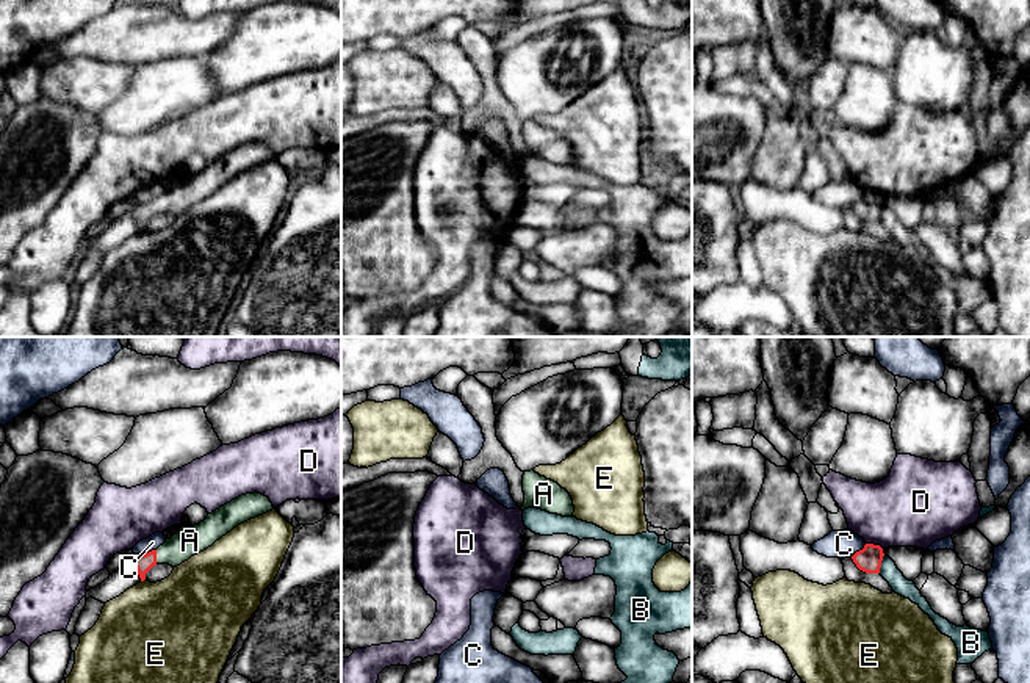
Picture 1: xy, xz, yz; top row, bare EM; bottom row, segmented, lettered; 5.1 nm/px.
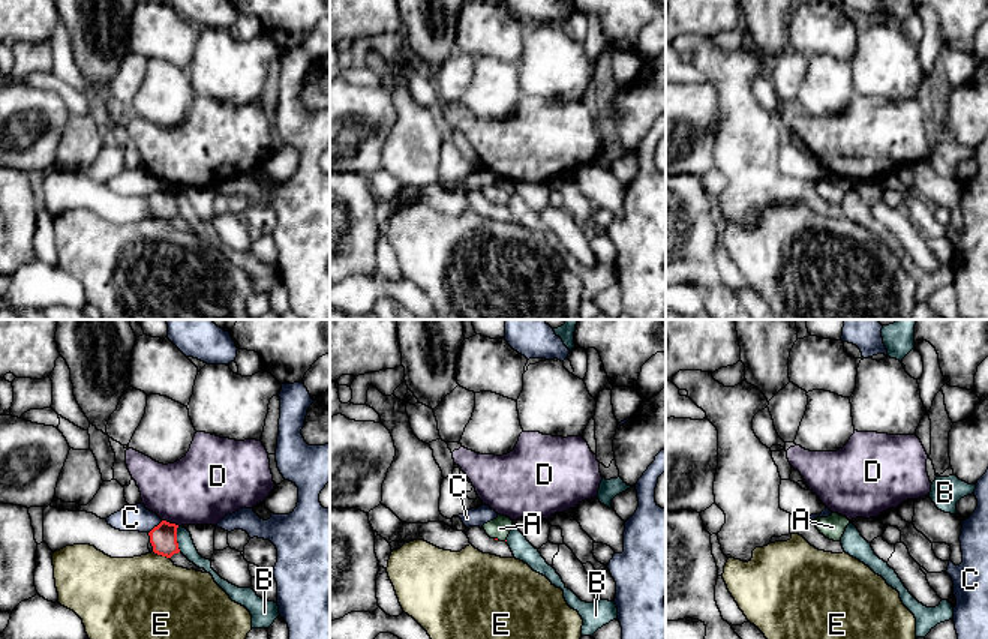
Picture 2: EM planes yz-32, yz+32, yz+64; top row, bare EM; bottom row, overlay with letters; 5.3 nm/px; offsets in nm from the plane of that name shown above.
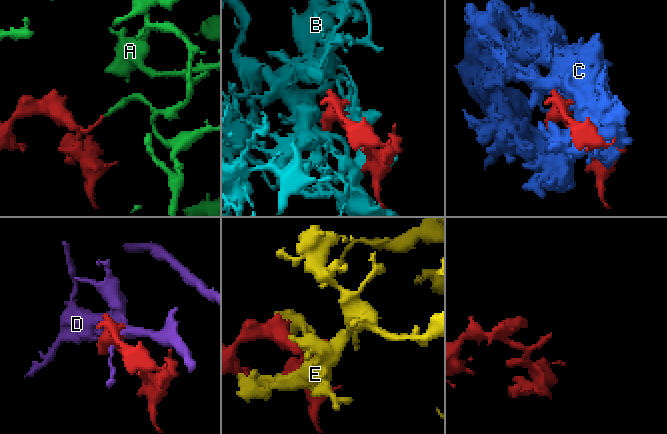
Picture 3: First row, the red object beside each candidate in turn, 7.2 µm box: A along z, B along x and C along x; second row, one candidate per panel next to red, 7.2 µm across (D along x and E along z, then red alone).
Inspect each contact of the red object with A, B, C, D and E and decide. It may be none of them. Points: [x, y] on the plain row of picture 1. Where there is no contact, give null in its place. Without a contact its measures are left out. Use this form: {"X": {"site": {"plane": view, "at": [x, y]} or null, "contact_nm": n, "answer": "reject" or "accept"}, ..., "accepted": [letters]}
{"A": {"site": {"plane": "xy", "at": [155, 205]}, "contact_nm": 70, "answer": "accept"}, "B": {"site": {"plane": "yz", "at": [880, 213]}, "contact_nm": 100, "answer": "reject"}, "C": {"site": {"plane": "xy", "at": [146, 202]}, "contact_nm": 120, "answer": "reject"}, "D": {"site": {"plane": "yz", "at": [872, 193]}, "contact_nm": 90, "answer": "reject"}, "E": {"site": {"plane": "xy", "at": [143, 229]}, "contact_nm": 30, "answer": "reject"}, "accepted": ["A"]}

